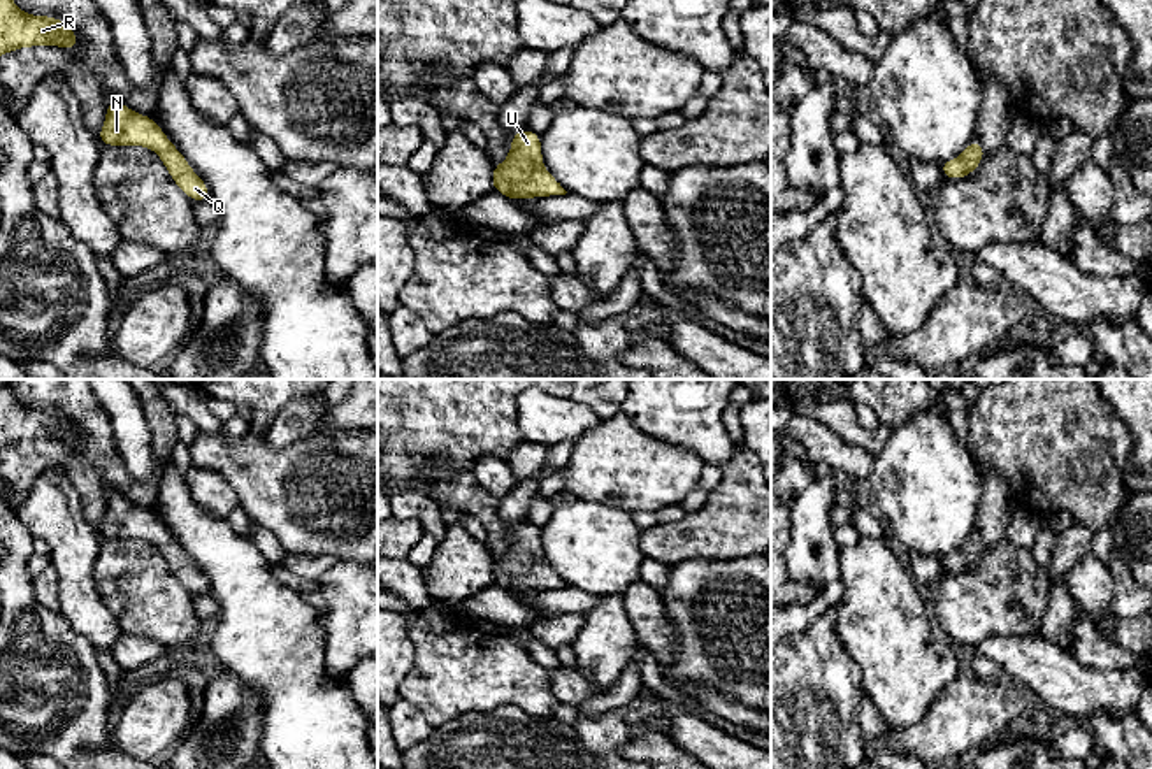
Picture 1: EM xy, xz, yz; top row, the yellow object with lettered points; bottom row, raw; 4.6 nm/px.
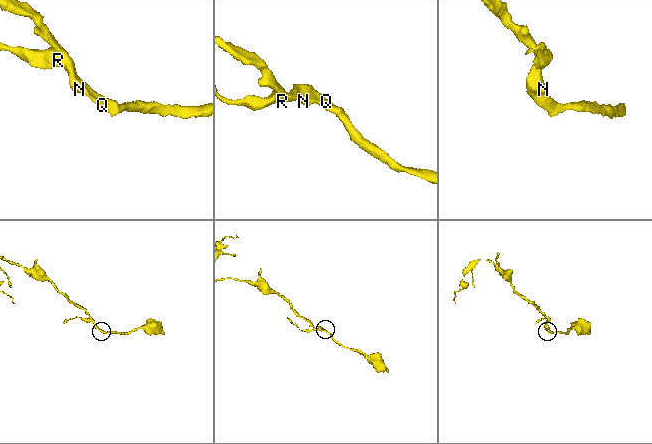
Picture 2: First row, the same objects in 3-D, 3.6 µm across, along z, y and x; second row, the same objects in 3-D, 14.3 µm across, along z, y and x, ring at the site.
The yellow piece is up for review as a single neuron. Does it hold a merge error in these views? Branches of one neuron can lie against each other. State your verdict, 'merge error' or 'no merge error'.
no merge error

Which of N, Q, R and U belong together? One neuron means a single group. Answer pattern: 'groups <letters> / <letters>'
groups N Q R U

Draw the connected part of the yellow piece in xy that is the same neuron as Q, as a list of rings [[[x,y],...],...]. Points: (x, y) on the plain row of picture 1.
[[[109,492],[105,514],[98,525],[102,539],[146,539],[155,544],[177,581],[193,595],[211,595],[211,586],[193,565],[181,544],[167,532],[151,509],[128,502],[121,493]]]

